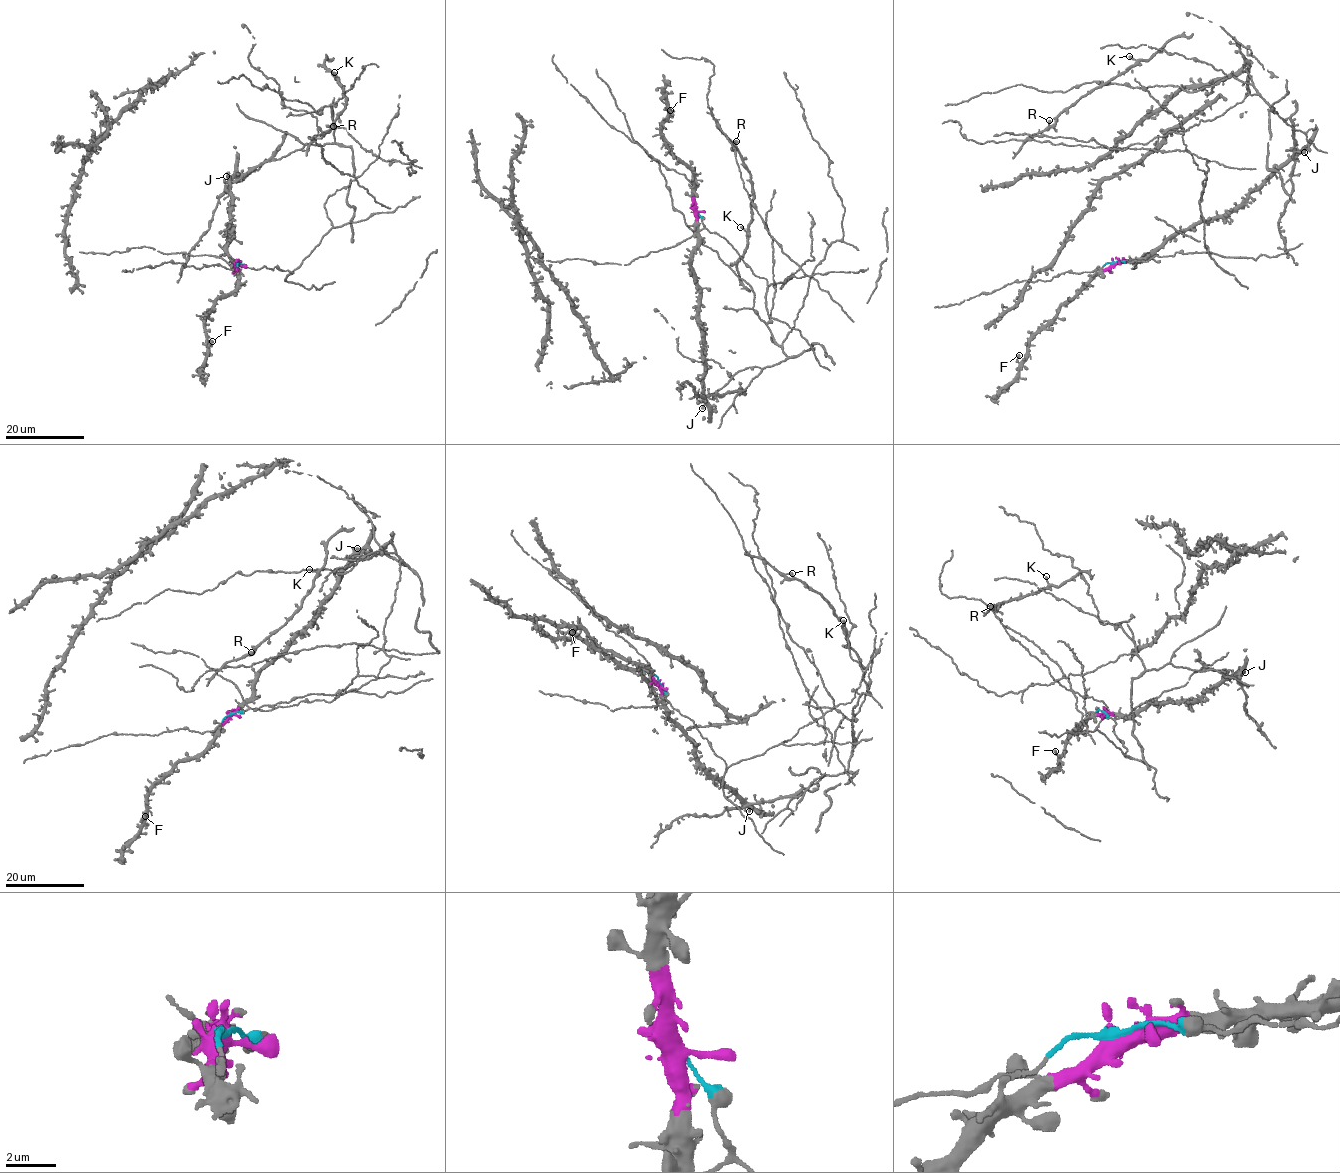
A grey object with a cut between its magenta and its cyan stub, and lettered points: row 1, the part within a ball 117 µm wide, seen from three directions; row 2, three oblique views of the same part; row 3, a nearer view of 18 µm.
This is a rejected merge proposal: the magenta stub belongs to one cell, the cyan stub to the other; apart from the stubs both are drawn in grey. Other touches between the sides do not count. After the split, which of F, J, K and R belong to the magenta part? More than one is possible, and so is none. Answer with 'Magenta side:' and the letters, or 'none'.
Magenta side: F, J

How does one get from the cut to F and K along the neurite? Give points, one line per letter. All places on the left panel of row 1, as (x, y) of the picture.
F: (238, 264), (239, 282), (232, 291), (222, 294), (204, 321), (208, 348), (212, 340)
K: (238, 264), (293, 272), (332, 227), (325, 201), (355, 179), (322, 158), (314, 138), (345, 108), (334, 72)

